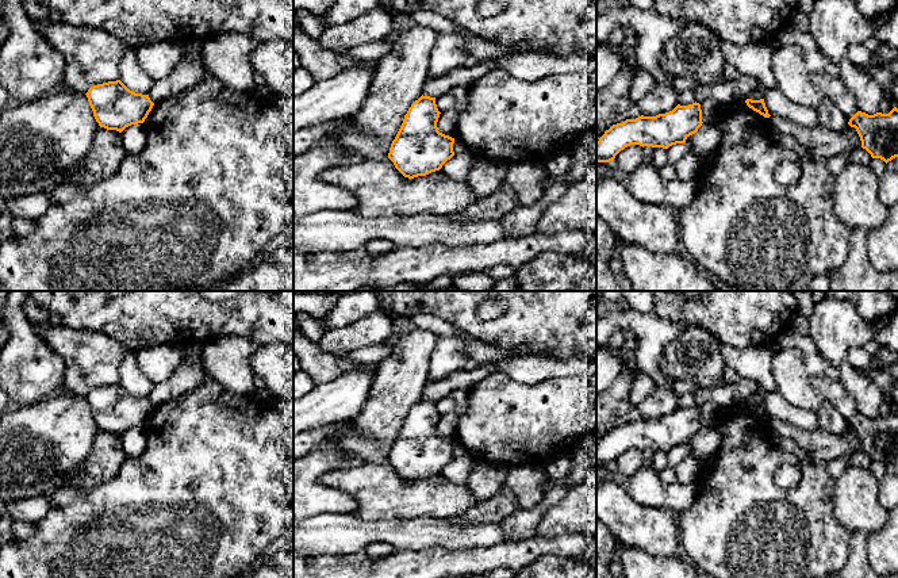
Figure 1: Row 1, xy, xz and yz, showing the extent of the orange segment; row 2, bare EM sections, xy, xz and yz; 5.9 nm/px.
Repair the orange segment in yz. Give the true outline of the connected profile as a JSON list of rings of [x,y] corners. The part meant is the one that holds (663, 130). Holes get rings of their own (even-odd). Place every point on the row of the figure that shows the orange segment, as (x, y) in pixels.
[[[699,103],[678,104],[672,111],[656,116],[638,116],[613,125],[596,142],[596,162],[610,162],[630,145],[668,149],[684,143],[702,126]]]

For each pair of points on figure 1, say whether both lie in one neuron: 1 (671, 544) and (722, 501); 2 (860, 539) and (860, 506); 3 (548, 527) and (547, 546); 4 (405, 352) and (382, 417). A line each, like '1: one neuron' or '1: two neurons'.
1: two neurons
2: two neurons
3: two neurons
4: one neuron

